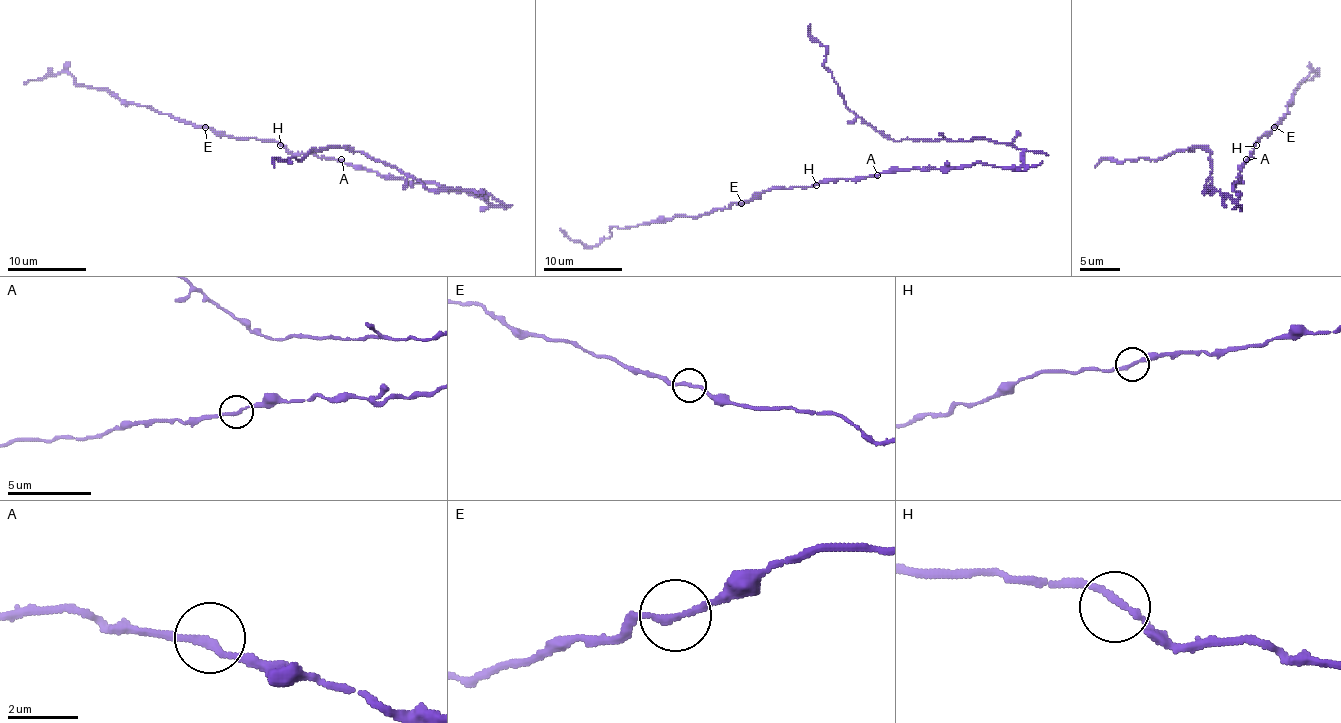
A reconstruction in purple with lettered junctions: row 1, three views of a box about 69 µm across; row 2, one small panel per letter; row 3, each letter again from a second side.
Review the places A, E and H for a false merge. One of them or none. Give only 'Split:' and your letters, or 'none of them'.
Split: E

